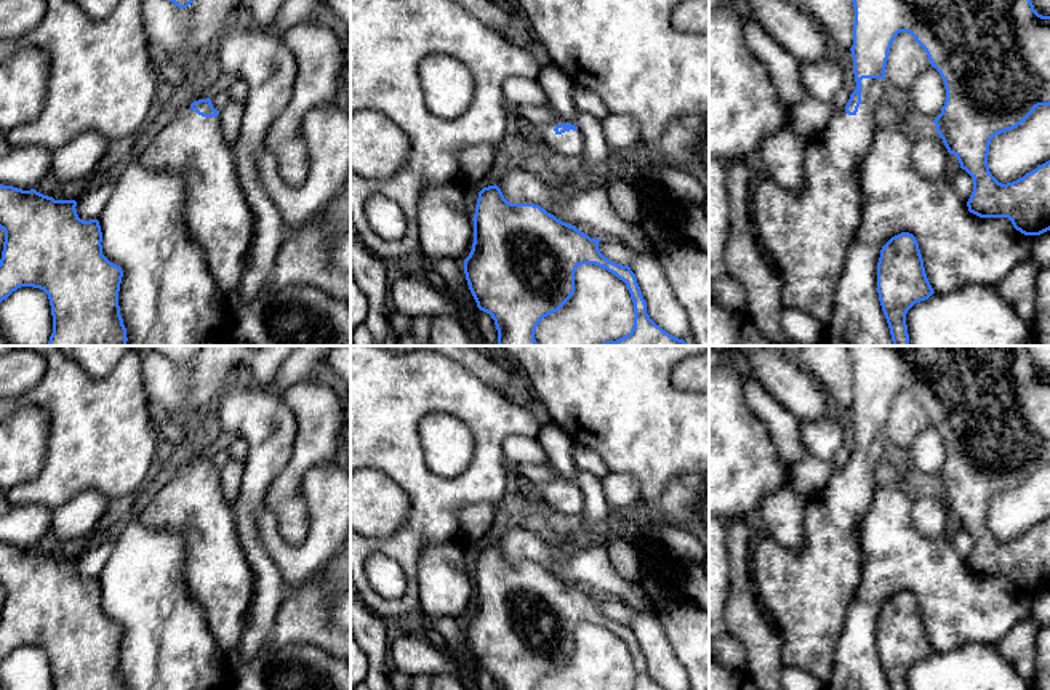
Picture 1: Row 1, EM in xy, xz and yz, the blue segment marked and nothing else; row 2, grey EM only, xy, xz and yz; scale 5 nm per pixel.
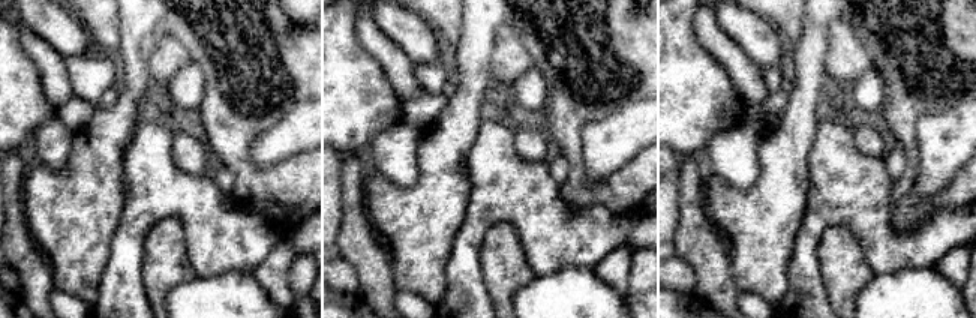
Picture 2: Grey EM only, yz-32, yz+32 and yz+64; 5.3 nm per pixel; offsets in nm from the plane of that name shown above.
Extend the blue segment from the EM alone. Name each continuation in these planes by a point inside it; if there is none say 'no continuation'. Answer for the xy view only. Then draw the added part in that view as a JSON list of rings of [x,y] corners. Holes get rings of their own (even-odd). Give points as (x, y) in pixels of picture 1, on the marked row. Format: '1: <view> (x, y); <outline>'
1: xy (216, 213); [[[190,107],[178,110],[139,162],[182,179],[184,221],[206,258],[235,341],[251,346],[351,346],[351,307],[314,287],[275,290],[271,277],[251,301],[242,299],[240,282],[254,216],[219,117],[202,117]]]

